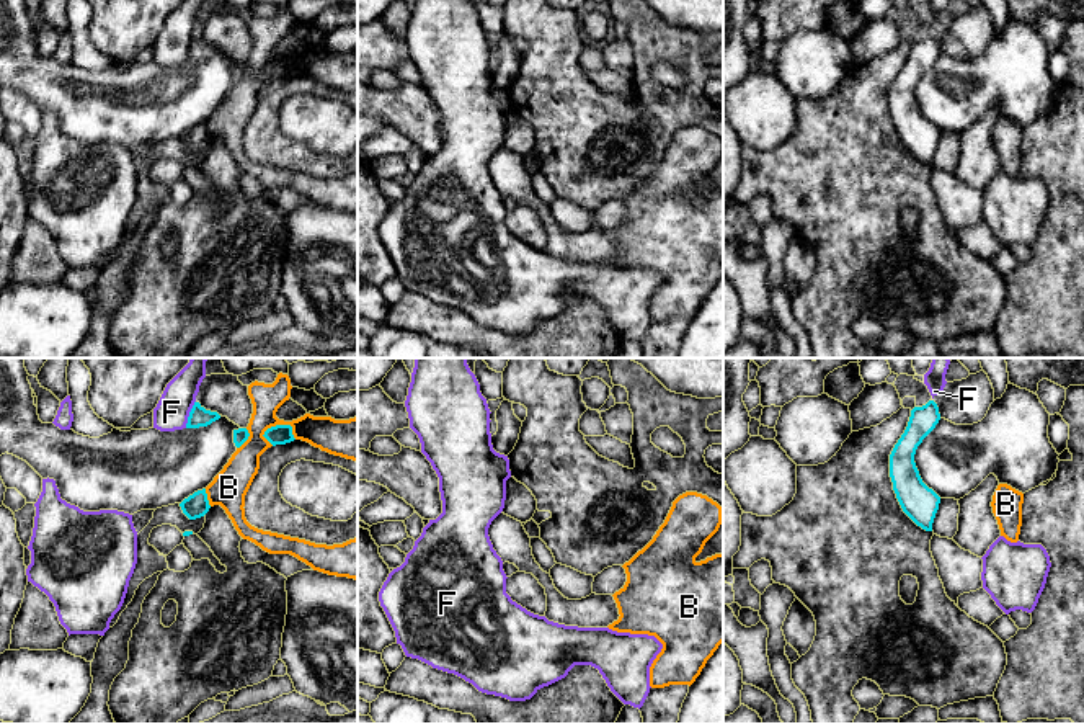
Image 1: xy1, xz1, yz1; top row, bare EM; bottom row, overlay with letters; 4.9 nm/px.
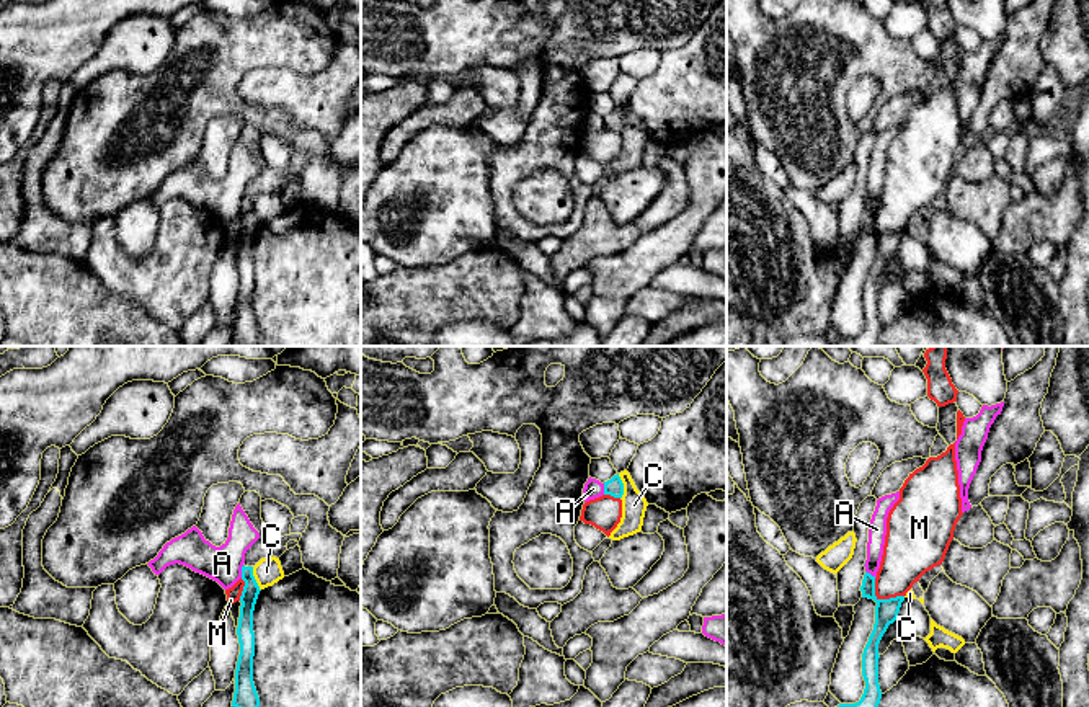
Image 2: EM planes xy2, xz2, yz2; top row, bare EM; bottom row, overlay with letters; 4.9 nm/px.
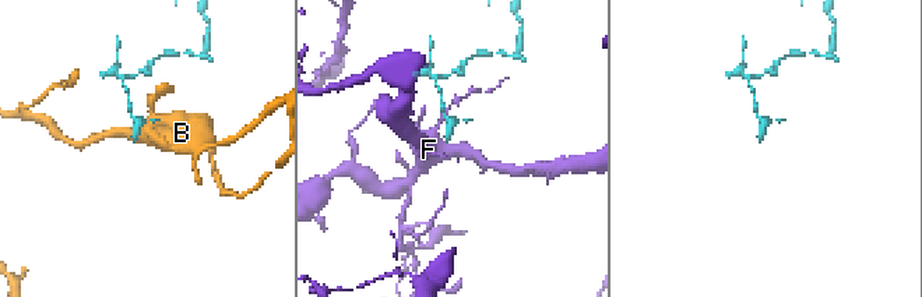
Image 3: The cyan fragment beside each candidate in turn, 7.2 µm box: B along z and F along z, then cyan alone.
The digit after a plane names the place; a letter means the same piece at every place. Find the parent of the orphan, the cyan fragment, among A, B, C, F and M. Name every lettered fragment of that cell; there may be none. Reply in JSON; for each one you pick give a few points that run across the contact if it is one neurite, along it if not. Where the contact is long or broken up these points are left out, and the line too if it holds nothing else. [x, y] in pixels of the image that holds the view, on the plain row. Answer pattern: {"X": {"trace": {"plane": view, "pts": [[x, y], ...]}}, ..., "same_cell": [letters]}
{"same_cell": []}

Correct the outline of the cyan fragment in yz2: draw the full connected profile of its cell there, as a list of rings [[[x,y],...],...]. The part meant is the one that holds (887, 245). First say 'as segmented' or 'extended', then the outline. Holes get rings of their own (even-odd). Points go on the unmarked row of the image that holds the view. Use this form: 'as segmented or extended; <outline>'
as segmented; [[[867,206],[864,209],[860,225],[862,232],[869,232],[877,237],[873,265],[862,287],[862,310],[865,315],[865,323],[859,336],[839,338],[829,346],[875,346],[882,333],[882,325],[878,318],[878,278],[888,260],[898,253],[898,247],[901,237],[905,235],[905,230],[878,233],[875,230],[875,211]]]

